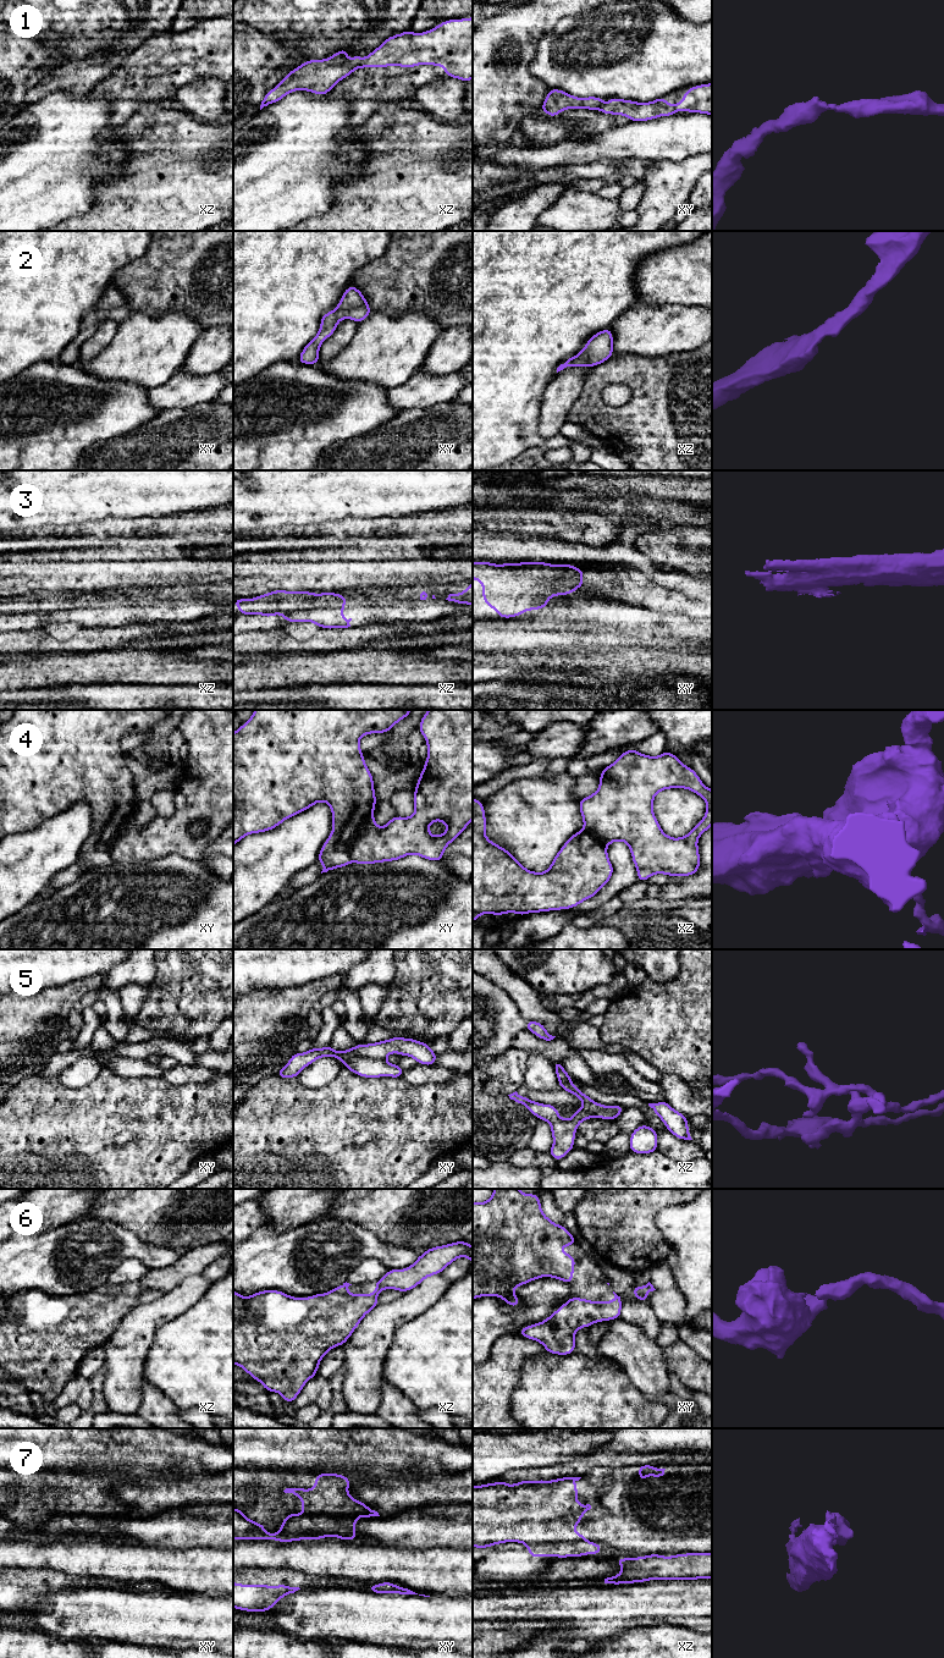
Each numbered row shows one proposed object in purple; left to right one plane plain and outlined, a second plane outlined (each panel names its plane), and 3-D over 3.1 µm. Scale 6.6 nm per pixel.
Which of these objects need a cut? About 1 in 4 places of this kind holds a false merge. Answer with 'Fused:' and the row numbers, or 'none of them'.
Fused: 1, 3, 4, 5, 7

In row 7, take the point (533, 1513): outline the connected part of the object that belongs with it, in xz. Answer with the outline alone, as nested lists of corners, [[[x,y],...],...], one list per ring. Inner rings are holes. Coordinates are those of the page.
[[[562,1477],[545,1481],[520,1481],[507,1485],[504,1481],[473,1486],[473,1547],[487,1548],[506,1542],[519,1542],[526,1546],[579,1543],[585,1542],[585,1535],[578,1535],[576,1524],[583,1524],[580,1517],[591,1509],[590,1504],[578,1503],[578,1487],[574,1485],[581,1477]]]

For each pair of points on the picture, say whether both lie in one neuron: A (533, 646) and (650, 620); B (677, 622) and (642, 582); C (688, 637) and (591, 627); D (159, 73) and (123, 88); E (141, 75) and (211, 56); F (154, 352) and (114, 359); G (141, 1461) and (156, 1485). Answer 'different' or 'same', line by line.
A: different
B: different
C: same
D: same
E: same
F: same
G: different

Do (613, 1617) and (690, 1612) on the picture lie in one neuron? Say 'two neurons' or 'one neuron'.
one neuron

